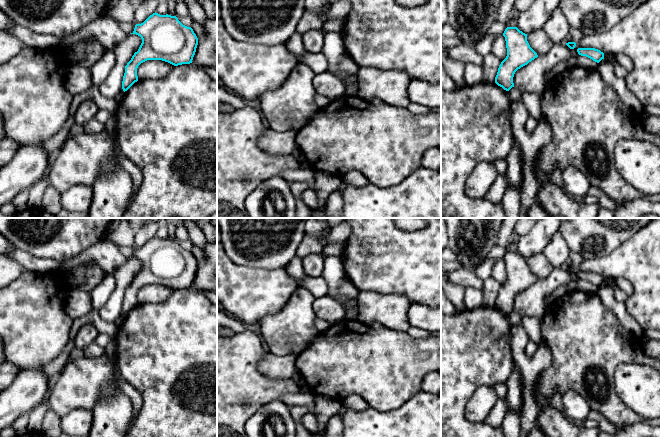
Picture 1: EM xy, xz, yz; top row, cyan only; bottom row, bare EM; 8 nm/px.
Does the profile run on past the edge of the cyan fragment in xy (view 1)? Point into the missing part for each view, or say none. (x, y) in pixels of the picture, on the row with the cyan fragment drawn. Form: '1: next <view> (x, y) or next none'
1: next none

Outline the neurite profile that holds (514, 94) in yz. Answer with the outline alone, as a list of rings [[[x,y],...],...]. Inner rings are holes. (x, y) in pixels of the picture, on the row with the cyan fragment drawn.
[[[512,87],[508,91],[508,96],[509,96],[510,102],[513,104],[513,103],[521,100],[522,92],[519,89],[517,89],[516,87]]]

